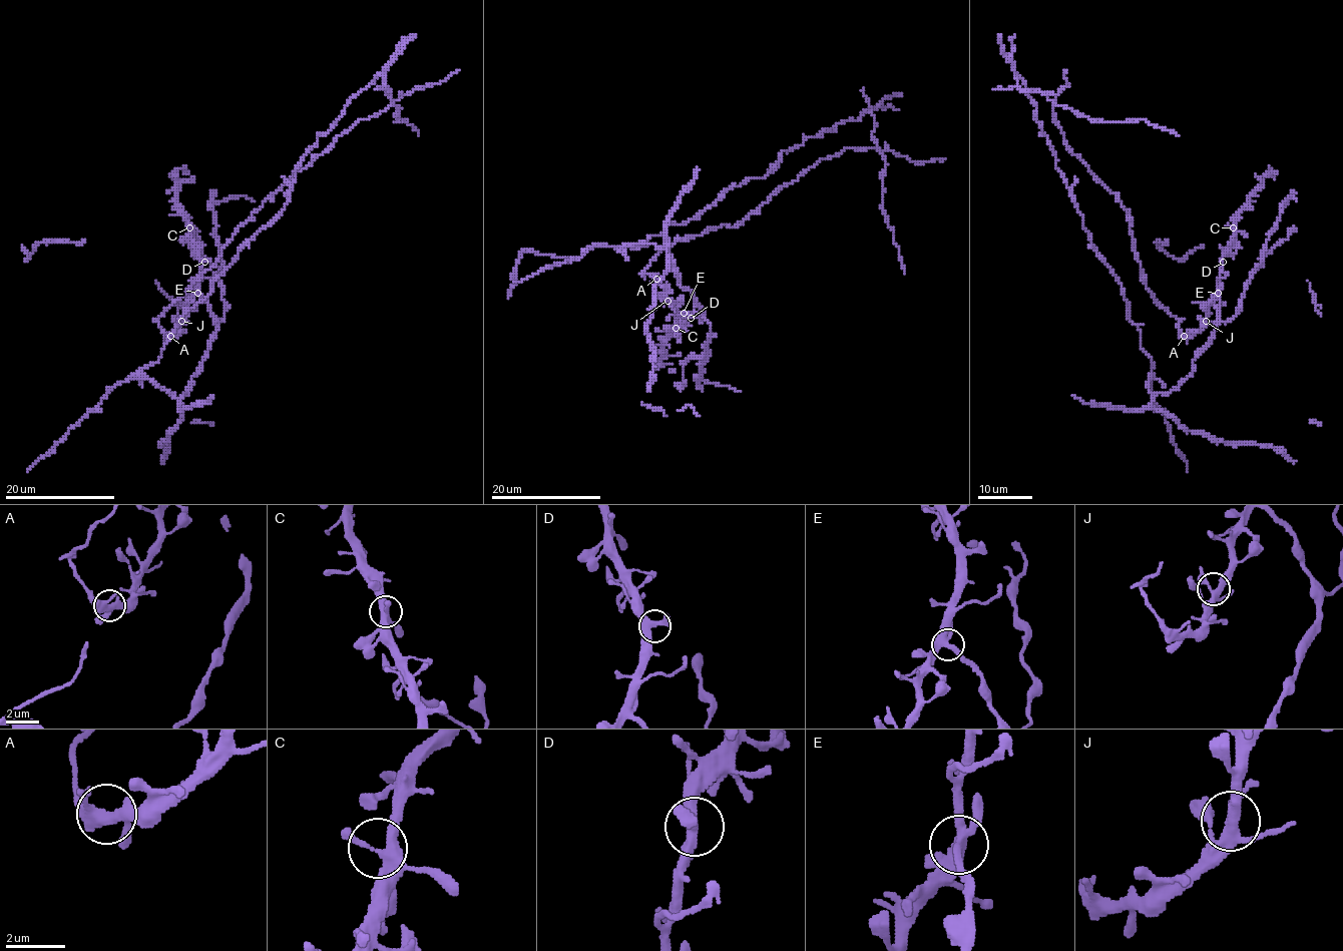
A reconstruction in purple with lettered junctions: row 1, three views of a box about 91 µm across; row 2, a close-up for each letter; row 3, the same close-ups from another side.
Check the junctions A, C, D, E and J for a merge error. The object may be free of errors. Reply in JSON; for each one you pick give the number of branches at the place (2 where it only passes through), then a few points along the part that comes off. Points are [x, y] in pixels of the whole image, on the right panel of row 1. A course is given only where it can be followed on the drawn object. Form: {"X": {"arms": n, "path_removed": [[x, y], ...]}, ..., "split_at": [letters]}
{"E": {"arms": 4}, "split_at": ["E"]}

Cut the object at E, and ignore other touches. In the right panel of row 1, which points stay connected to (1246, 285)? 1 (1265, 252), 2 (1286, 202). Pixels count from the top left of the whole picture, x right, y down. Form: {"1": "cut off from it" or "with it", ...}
{"1": "with it", "2": "with it"}

